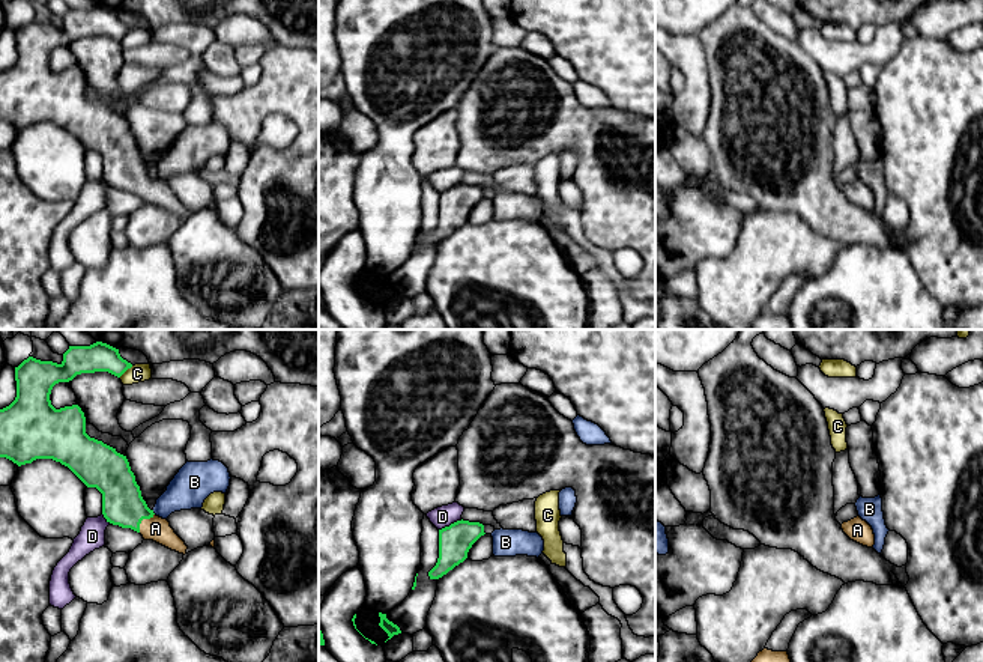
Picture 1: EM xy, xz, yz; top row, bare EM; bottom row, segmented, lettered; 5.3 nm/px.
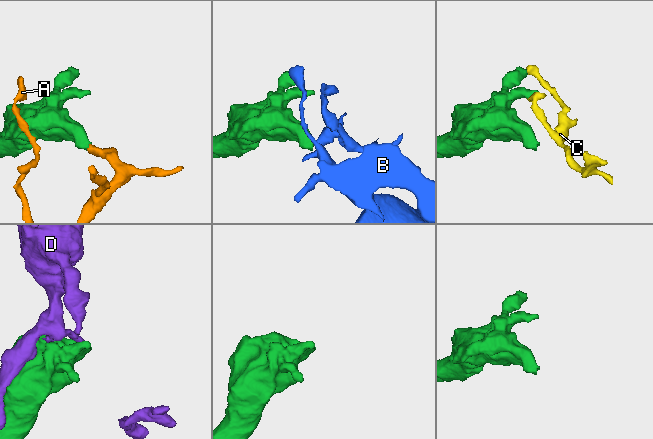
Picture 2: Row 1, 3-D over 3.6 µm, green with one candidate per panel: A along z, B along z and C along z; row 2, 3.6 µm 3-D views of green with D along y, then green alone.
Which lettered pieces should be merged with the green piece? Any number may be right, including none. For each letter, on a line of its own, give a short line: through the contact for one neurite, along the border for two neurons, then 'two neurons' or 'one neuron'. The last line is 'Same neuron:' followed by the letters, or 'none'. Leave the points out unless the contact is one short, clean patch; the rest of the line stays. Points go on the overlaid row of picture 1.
A: line xy (122, 504), (142, 519), (155, 528); one neuron
B: line xy (152, 510), (155, 513); two neurons
C: two neurons
D: two neurons
Same neuron: A

